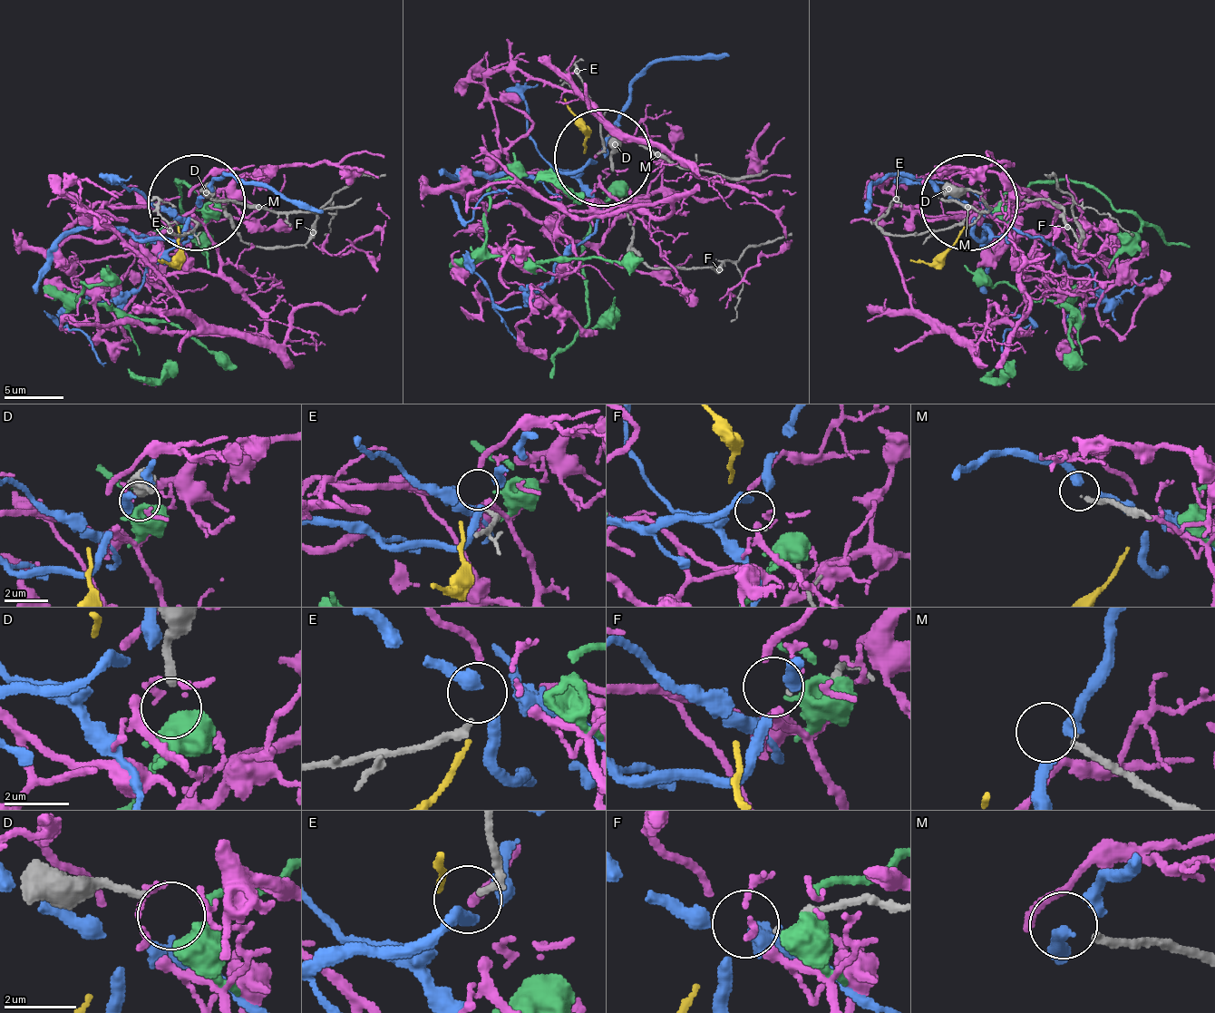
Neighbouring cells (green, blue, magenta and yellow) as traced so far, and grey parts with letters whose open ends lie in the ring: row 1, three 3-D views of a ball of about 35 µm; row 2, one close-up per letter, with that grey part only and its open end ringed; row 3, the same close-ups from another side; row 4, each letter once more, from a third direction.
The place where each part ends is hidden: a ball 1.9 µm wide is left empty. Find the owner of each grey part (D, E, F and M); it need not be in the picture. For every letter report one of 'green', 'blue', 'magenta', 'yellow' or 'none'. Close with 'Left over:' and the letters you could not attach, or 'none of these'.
D: green
E: magenta
F: none
M: none
Left over: F, M

